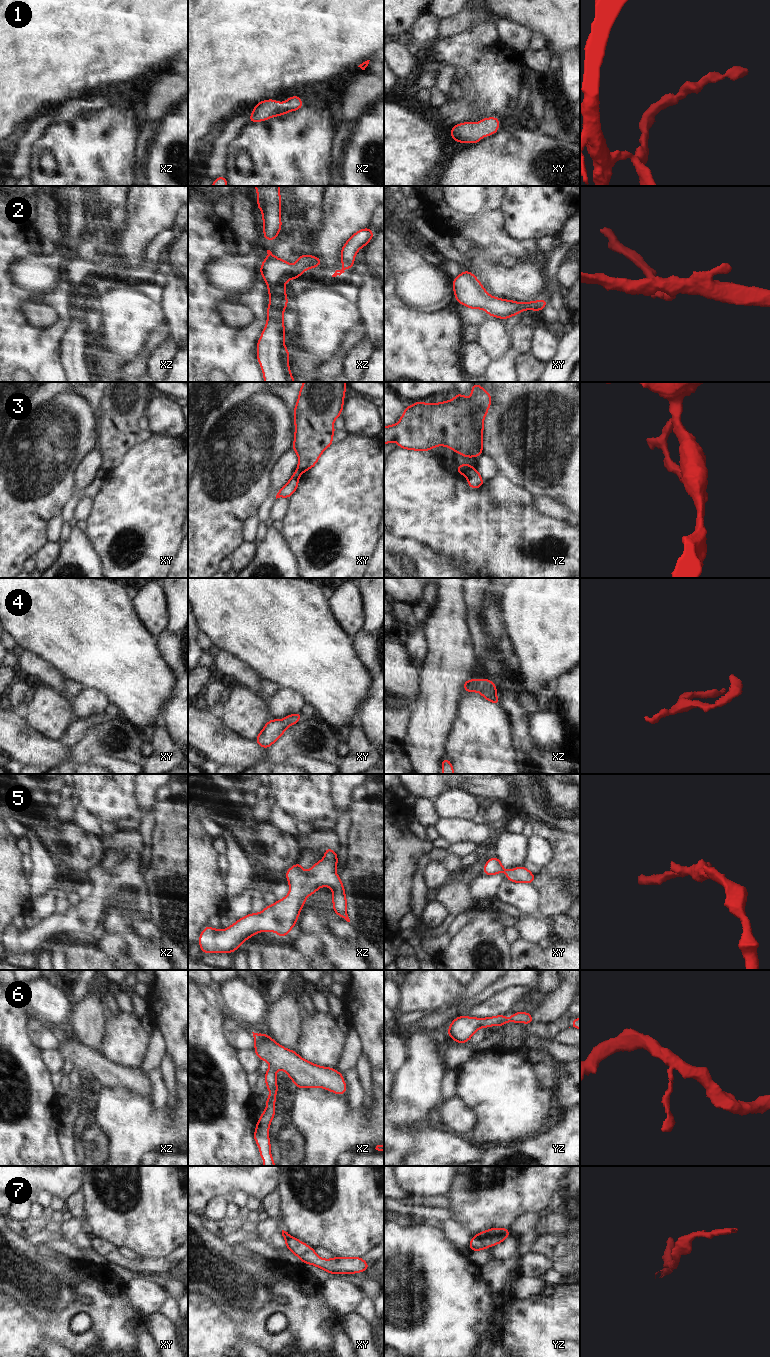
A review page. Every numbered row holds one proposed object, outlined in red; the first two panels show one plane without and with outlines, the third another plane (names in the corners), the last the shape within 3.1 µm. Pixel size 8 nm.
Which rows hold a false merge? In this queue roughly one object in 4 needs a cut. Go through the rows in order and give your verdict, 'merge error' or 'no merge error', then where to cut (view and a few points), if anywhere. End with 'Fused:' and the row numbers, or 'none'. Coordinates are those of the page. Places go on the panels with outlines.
1: no merge error | no cut
2: no merge error | no cut
3: merge error | yz (472, 467), (463, 474)
4: no merge error | no cut
5: no merge error | no cut
6: no merge error | no cut
7: merge error | yz (473, 1237), (478, 1237), (486, 1247)
Fused: 3, 7

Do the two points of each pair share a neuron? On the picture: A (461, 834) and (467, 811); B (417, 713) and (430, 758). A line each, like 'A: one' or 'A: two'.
A: two
B: one

